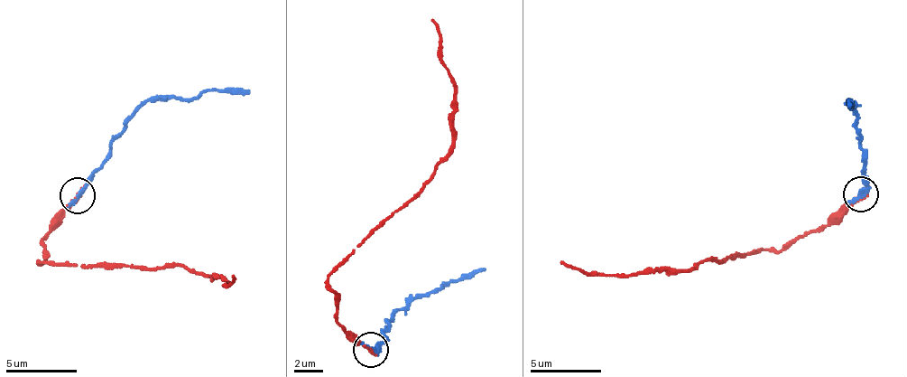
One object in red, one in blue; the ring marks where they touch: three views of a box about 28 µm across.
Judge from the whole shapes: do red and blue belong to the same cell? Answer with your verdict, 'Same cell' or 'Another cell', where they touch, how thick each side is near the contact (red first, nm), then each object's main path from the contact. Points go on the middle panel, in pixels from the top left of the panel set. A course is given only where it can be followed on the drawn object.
Same cell. Place: (370, 350). Thickness 170 nm (red) against 320 nm. Course of red: (370, 350), (336, 316), (327, 279), (449, 152), (454, 78), (433, 21). Course of blue: (372, 351), (383, 344), (387, 322), (400, 308), (439, 289), (443, 281), (463, 280), (485, 269)

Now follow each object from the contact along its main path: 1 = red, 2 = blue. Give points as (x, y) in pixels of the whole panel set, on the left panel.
1: (78, 193), (41, 243), (47, 252), (41, 261), (180, 267), (222, 276), (230, 285), (233, 277)
2: (78, 196), (125, 122), (149, 101), (195, 98), (204, 91), (248, 94)

